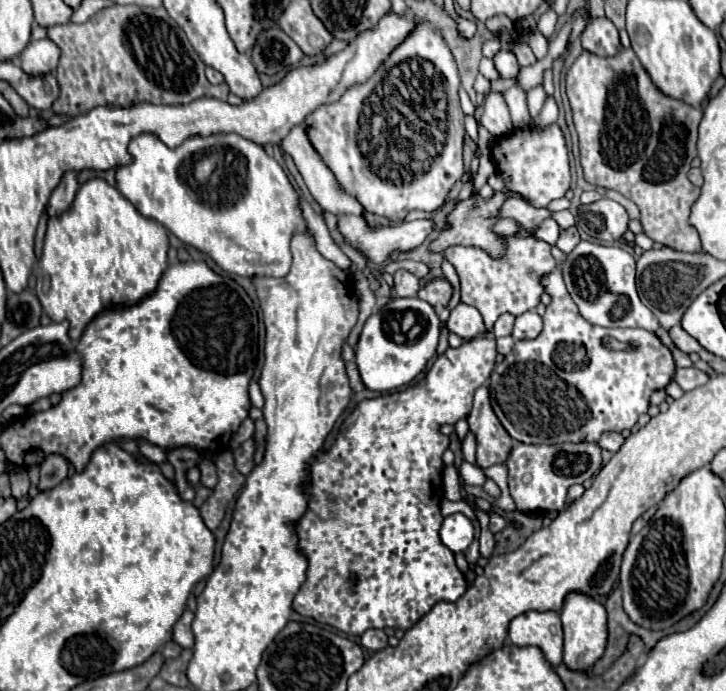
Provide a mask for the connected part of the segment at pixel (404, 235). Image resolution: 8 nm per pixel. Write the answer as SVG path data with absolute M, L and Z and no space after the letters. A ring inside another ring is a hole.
M342 215L340 221L338 221L338 227L340 227L340 231L344 233L344 237L348 239L348 243L350 243L354 249L362 251L362 255L366 255L366 257L368 257L372 263L376 263L376 265L380 265L380 263L382 263L386 257L390 257L390 253L396 251L396 249L400 249L400 251L410 251L410 249L422 245L424 239L436 229L436 225L434 225L434 221L432 221L430 217L426 217L426 219L416 219L416 221L404 221L404 223L392 225L392 227L370 227L362 215L360 215L360 217L356 217L356 215Z

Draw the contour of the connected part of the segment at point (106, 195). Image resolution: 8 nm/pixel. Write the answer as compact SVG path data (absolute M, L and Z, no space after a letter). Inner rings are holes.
M96 177L86 181L72 205L58 217L48 219L48 231L44 237L42 249L34 274L35 292L52 321L70 321L70 337L78 341L84 327L94 319L102 309L110 305L134 305L146 297L158 285L164 269L168 267L168 233L158 221L142 217L136 207L124 199L116 187L108 185L104 179Z

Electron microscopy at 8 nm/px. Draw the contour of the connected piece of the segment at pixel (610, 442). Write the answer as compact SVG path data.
M604 433L598 441L598 445L602 449L608 449L610 453L616 453L622 447L622 443L624 443L624 437L620 433Z

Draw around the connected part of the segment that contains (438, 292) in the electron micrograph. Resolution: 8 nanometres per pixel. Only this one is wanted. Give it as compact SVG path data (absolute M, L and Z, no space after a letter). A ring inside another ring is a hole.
M432 277L420 287L418 297L428 301L432 307L446 307L450 303L452 293L454 289L446 277Z

